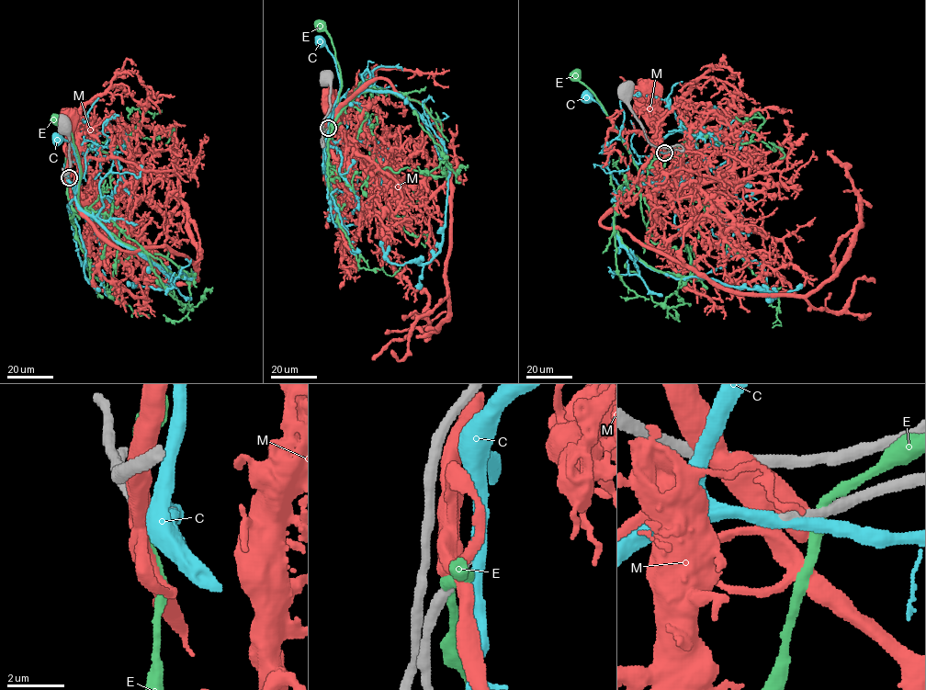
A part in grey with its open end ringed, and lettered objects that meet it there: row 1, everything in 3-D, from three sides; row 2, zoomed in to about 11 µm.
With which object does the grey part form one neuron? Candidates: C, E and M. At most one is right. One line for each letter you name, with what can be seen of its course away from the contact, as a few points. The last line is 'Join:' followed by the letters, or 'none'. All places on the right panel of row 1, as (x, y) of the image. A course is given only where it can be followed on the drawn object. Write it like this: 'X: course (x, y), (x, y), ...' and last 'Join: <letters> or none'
Join: none

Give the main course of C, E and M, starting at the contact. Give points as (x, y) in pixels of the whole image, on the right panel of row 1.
C: (665, 152), (641, 156), (637, 163), (616, 127), (598, 103), (588, 96)
E: (668, 152), (662, 175), (656, 182), (646, 183), (601, 104), (576, 76)
M: (666, 152), (657, 141), (655, 106), (649, 89)

